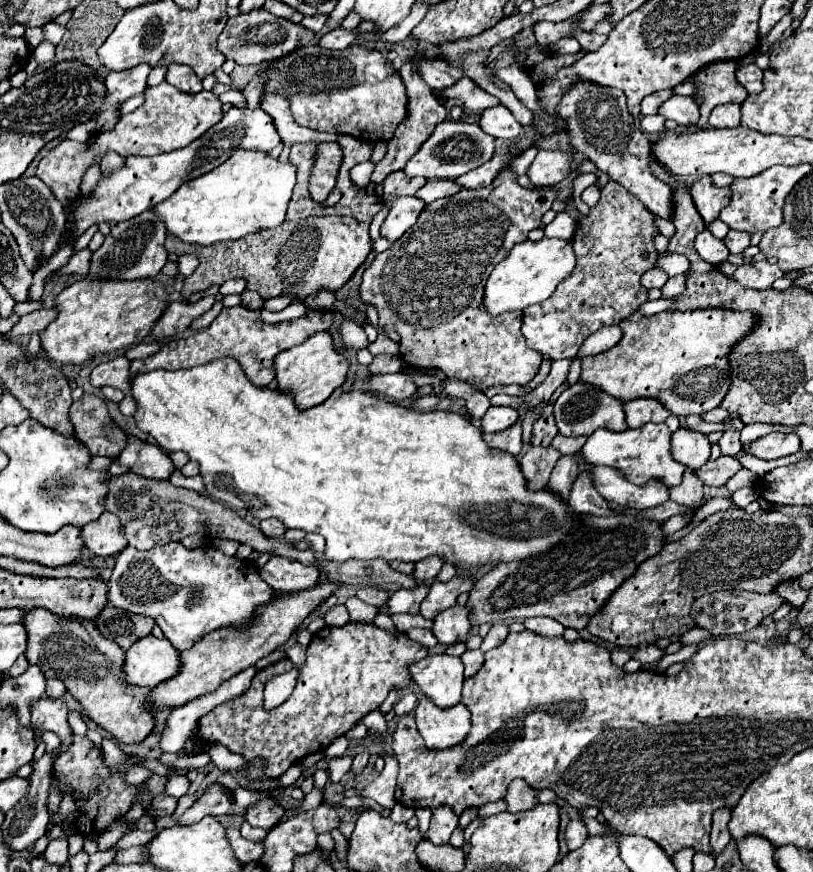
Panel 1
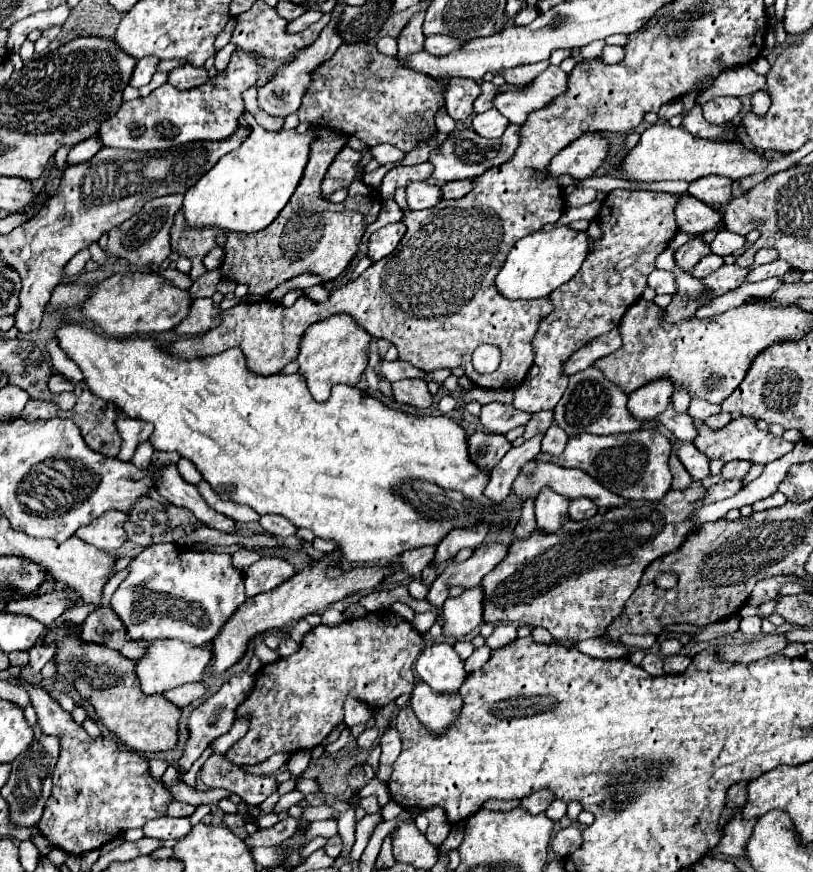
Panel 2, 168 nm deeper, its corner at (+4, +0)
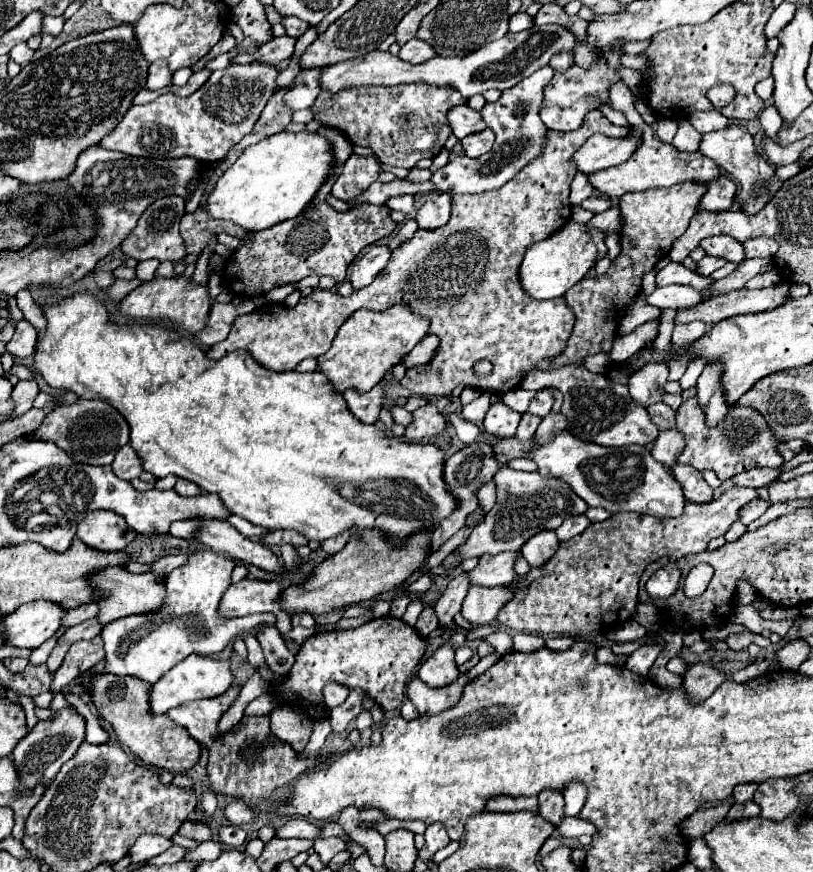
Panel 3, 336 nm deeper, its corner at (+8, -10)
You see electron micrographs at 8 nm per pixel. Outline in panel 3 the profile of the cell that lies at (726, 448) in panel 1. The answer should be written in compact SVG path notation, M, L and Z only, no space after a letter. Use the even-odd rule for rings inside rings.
M708 363L696 383L698 401L700 401L700 407L704 409L708 425L718 425L724 413L728 411L726 399L724 399L726 391L722 385L722 375L724 375L722 363Z

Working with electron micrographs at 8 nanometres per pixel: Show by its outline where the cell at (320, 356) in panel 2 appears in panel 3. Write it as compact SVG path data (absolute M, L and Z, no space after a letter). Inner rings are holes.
M392 305L386 311L356 311L338 331L328 353L318 357L318 369L328 375L334 389L344 393L344 389L356 389L366 393L372 389L394 365L428 335L430 319L416 315L410 305Z

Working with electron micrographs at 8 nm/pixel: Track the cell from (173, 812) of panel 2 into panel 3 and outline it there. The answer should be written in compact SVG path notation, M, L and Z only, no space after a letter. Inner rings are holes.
M184 821L184 825L180 827L178 833L182 833L184 837L194 839L194 841L198 841L198 843L212 839L212 831L210 831L208 825L200 825L200 823L192 823L192 821Z

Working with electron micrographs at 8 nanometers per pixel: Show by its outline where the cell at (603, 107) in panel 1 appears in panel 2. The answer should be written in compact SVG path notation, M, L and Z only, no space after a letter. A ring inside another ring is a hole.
M678 195L676 207L674 207L674 217L676 217L678 229L692 233L692 235L712 231L722 221L718 211L710 209L706 203L698 201L692 195Z

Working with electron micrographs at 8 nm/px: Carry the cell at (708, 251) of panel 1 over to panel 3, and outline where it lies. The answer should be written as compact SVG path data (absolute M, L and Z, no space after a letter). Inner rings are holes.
M668 263L662 271L656 273L656 285L664 287L664 285L692 285L694 289L708 289L712 285L712 277L700 277L694 271L686 269L680 263Z

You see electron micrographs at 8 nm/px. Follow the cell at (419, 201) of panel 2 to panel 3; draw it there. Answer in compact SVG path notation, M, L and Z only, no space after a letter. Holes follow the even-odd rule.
M398 195L398 197L390 197L386 201L386 207L392 211L402 211L402 213L410 213L414 207L414 197L412 195Z

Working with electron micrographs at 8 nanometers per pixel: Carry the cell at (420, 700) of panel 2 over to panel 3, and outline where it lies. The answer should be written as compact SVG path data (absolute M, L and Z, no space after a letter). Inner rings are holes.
M460 675L454 683L434 689L434 687L424 685L424 681L420 681L420 677L412 677L412 681L408 683L406 689L408 689L408 699L416 705L420 715L436 715L444 709L454 707L460 701L466 683L468 683L468 677Z

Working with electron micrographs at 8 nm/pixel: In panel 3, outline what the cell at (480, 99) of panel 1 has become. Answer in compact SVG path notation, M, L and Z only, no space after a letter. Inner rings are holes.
M614 41L614 43L598 49L598 61L590 69L582 69L574 63L566 71L562 71L562 73L558 71L554 75L548 89L544 89L544 105L540 109L540 117L548 129L552 129L552 131L574 131L574 129L582 127L584 115L588 111L600 109L602 103L610 105L610 101L608 101L610 87L620 81L618 69L622 67L622 61L620 61L620 57L622 57L620 47L622 45L624 45L624 41Z

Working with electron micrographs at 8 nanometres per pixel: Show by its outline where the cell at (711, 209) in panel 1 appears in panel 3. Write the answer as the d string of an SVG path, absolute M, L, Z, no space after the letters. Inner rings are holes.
M722 175L722 177L716 179L716 183L712 181L708 185L708 191L700 201L700 209L728 211L732 207L732 203L734 203L734 195L736 195L736 183L730 177Z

